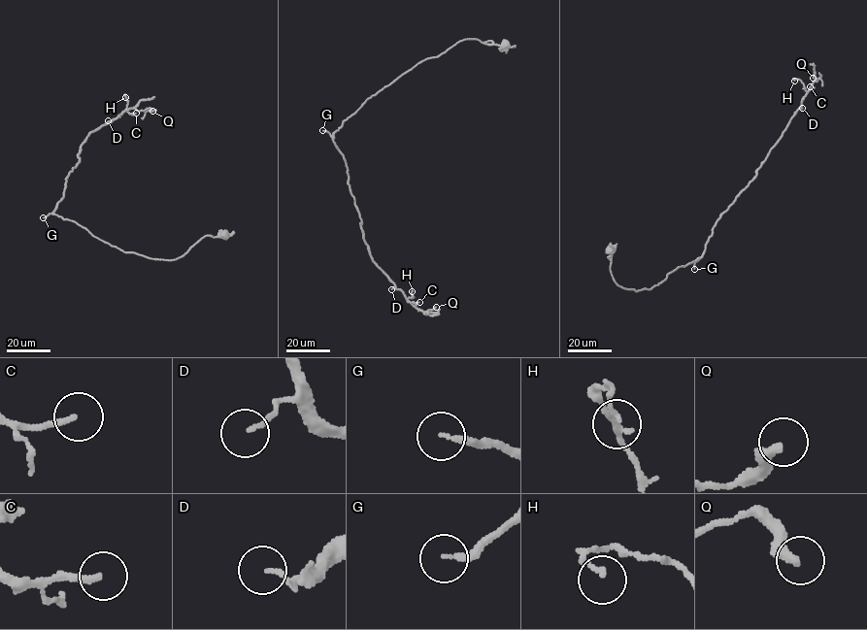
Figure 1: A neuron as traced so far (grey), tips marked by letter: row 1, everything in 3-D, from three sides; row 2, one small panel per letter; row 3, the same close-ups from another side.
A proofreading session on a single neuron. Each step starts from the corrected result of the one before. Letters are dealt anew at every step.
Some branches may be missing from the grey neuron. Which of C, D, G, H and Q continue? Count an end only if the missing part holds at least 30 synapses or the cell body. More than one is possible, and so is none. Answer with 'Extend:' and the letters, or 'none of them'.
Extend: G

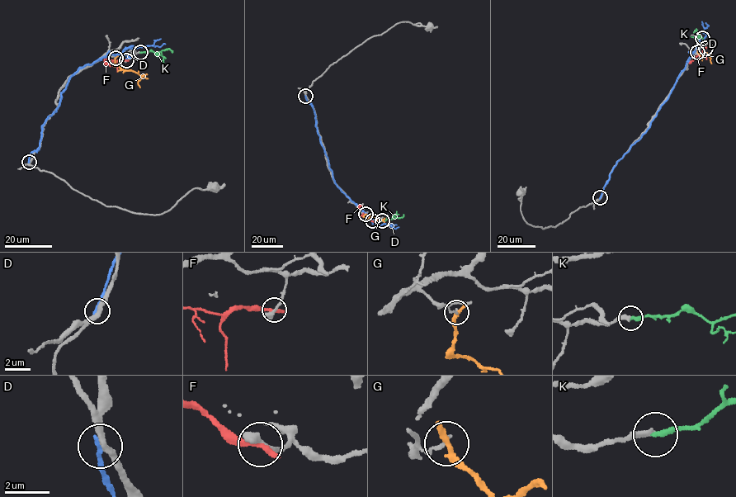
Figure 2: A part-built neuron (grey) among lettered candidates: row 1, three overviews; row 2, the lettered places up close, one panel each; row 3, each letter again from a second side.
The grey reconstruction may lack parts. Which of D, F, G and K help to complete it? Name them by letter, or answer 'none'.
K

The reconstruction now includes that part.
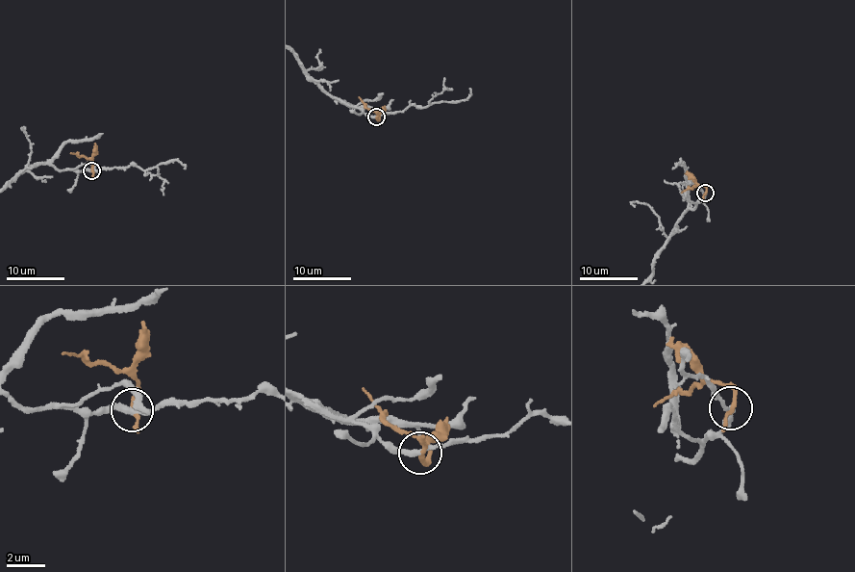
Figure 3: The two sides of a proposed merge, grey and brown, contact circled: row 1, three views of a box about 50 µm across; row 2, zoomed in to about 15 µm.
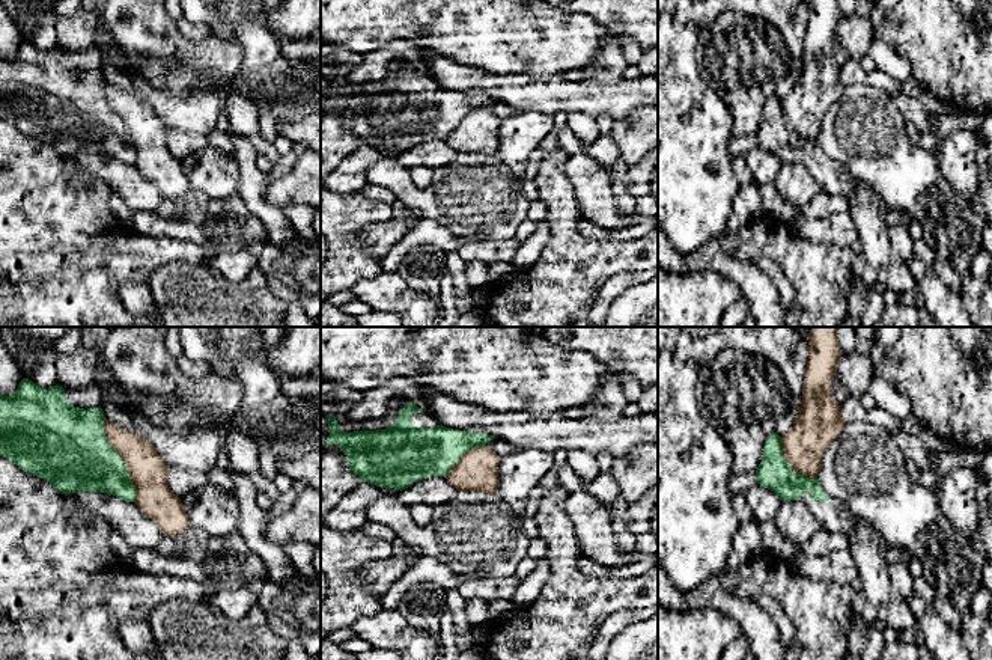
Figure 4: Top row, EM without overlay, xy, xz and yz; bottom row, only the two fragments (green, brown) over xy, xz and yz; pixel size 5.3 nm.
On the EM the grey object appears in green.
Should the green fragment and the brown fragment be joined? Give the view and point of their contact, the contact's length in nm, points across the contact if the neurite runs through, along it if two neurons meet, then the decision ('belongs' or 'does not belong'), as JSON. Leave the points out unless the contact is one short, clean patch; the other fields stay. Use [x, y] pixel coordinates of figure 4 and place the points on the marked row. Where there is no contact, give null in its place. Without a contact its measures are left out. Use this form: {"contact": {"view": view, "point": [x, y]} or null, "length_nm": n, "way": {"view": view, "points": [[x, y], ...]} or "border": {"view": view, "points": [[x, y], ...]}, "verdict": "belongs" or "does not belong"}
{"contact": {"view": "xy", "point": [122, 460]}, "length_nm": 480, "verdict": "does not belong"}

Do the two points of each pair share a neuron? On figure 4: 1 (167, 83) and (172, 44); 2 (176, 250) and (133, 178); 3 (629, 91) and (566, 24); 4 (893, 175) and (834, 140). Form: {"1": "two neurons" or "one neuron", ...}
{"1": "two neurons", "2": "two neurons", "3": "two neurons", "4": "one neuron"}

